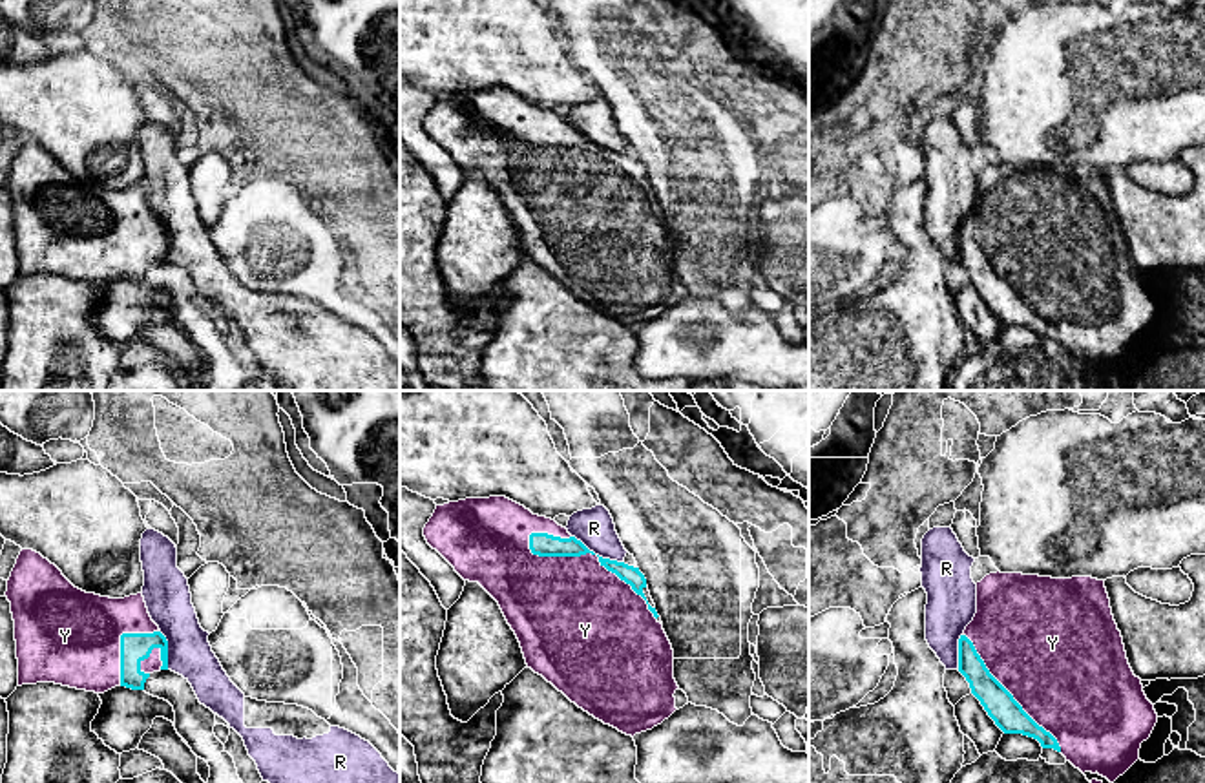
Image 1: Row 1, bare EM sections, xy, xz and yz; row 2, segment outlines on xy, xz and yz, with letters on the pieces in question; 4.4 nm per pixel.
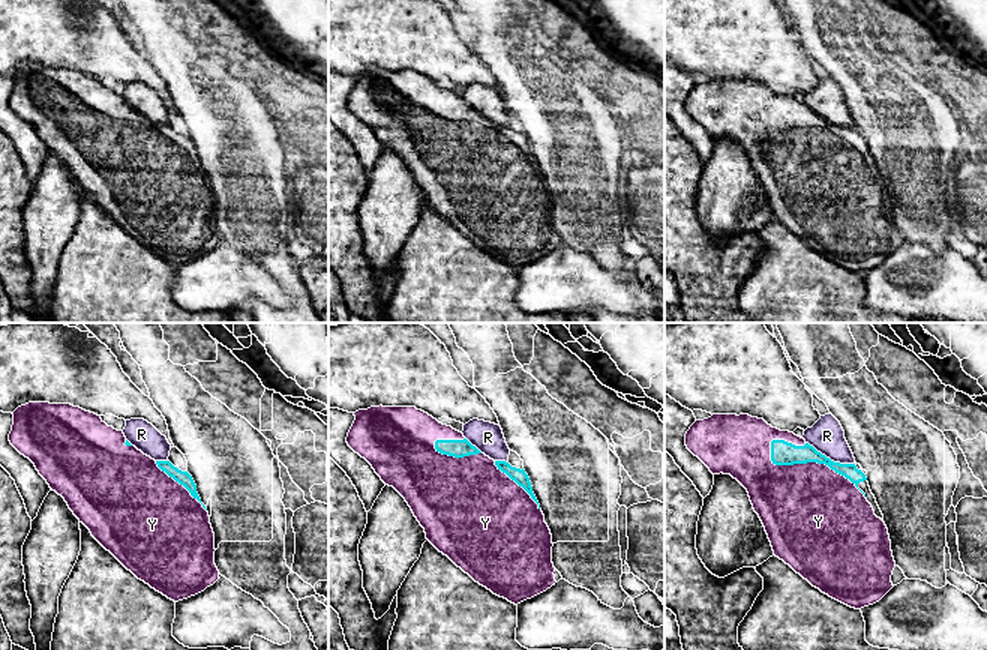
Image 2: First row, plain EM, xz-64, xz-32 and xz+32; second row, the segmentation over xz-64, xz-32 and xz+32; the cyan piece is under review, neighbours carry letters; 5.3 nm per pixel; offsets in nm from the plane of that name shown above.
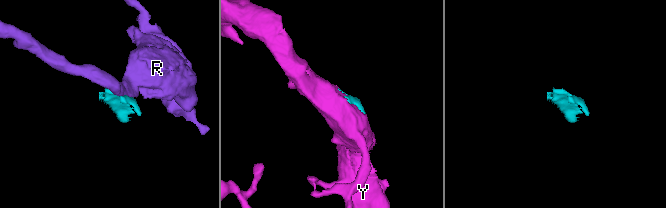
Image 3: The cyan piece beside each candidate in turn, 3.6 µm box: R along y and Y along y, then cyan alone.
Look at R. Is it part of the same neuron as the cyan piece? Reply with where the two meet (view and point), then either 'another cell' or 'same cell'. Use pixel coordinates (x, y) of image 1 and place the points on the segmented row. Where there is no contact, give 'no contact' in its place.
contact xz (597, 555); another cell

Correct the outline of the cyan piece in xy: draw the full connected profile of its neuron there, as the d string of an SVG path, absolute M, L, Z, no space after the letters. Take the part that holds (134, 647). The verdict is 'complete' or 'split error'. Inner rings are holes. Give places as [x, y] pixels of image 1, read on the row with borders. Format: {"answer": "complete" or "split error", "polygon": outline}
{"answer": "split error", "polygon": "M22 549L7 580L15 621L18 686L55 683L104 694L115 686L144 690L153 672L168 670L168 641L152 621L142 593L110 599L75 588L33 549Z"}

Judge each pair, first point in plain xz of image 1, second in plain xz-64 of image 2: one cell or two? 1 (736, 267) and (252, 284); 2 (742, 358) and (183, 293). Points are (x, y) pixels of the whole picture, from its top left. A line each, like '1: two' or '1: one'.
1: two
2: one

